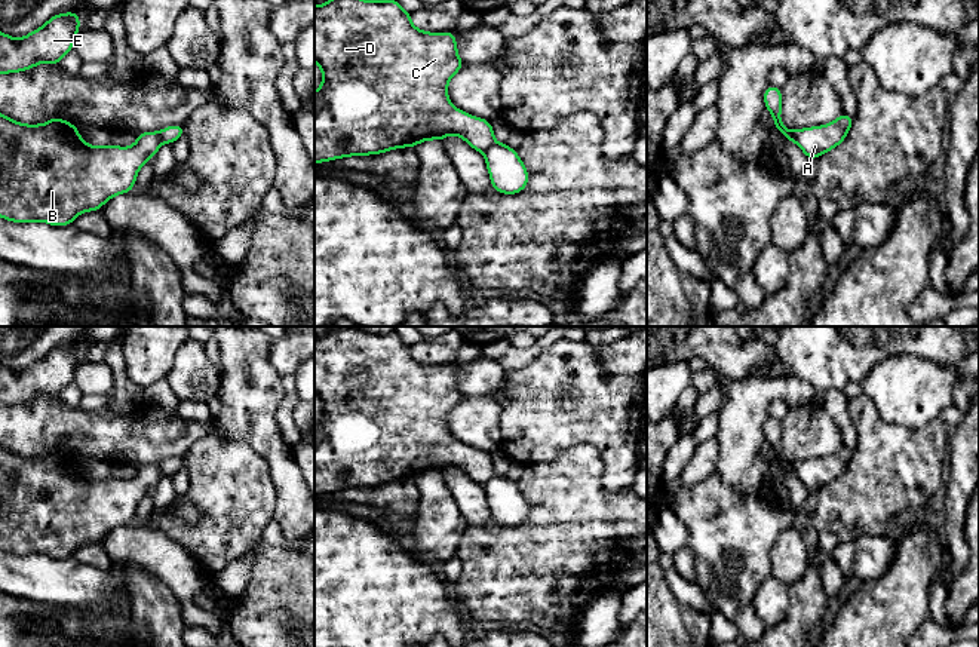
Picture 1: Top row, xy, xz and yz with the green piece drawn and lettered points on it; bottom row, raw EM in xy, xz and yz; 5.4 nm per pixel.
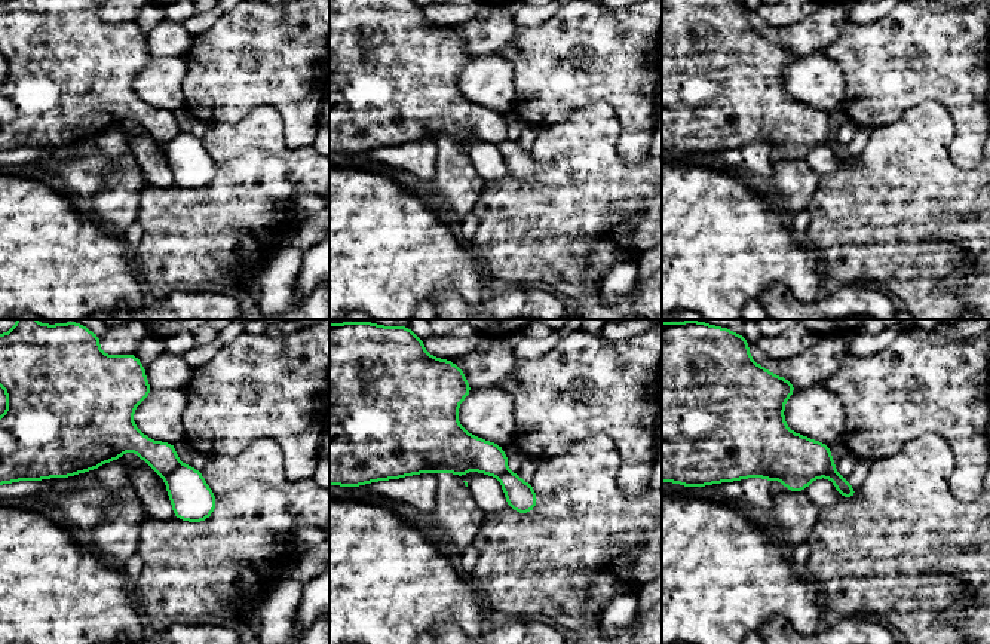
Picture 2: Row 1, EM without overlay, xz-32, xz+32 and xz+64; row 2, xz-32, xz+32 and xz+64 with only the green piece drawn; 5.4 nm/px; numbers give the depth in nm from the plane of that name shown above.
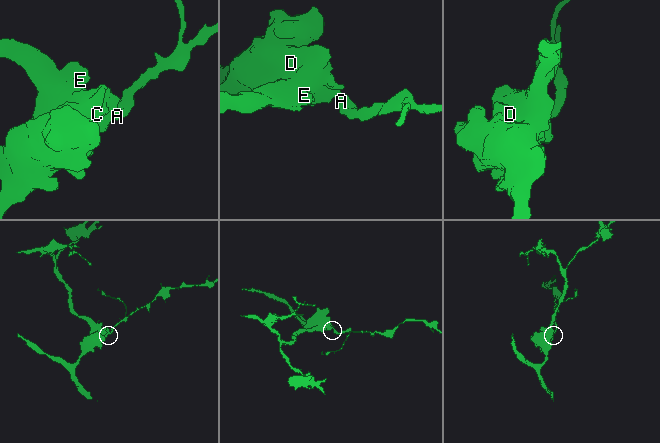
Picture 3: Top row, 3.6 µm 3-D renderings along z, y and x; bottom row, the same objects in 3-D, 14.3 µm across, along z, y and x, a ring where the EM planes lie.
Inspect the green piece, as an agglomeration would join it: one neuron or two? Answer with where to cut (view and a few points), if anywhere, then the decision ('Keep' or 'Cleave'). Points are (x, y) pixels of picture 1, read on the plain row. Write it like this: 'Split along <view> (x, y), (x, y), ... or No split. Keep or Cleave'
Split along xz (494, 475), (482, 483). Cleave

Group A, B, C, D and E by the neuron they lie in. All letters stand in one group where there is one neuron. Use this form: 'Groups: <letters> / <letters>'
Groups: A / B C D E

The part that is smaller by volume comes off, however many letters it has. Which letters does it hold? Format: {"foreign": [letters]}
{"foreign": ["A"]}

